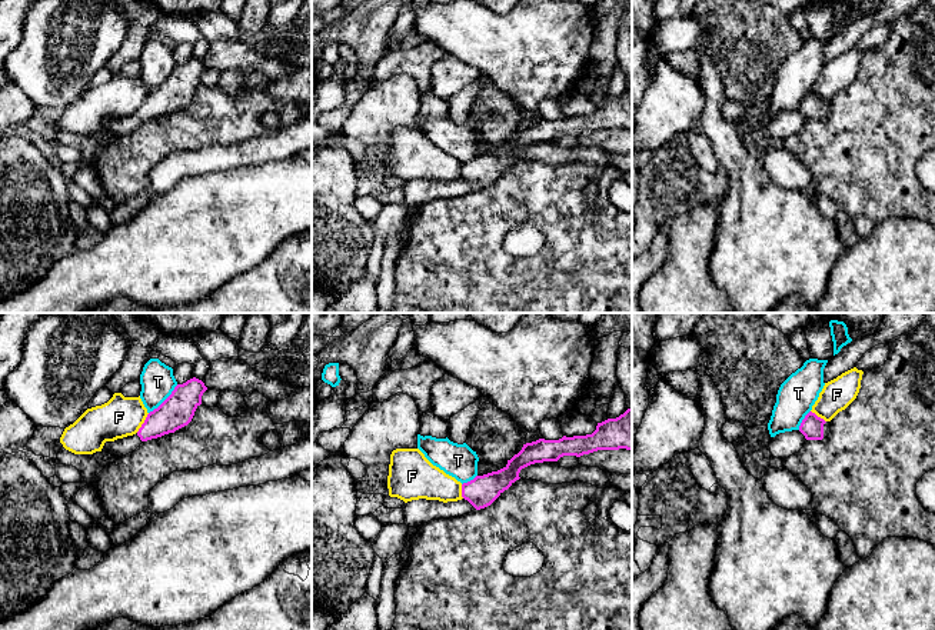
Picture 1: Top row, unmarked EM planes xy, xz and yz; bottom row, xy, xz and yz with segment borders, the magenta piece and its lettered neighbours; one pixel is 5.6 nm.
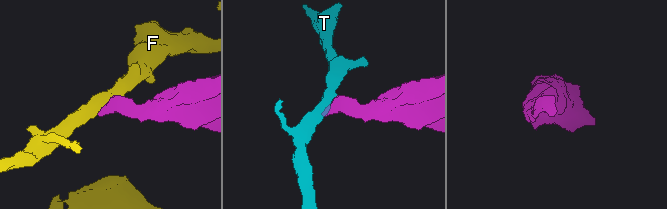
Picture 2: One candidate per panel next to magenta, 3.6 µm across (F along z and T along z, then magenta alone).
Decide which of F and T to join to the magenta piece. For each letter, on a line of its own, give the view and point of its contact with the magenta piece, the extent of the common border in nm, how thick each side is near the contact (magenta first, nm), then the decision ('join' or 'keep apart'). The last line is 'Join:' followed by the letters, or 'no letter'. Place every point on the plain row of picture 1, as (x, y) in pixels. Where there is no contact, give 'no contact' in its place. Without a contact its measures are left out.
F: xy (143, 103) | 130 nm | 190/220 nm | keep apart
T: xy (165, 80) | 240 nm | 190/190 nm | keep apart
Join: no letter

